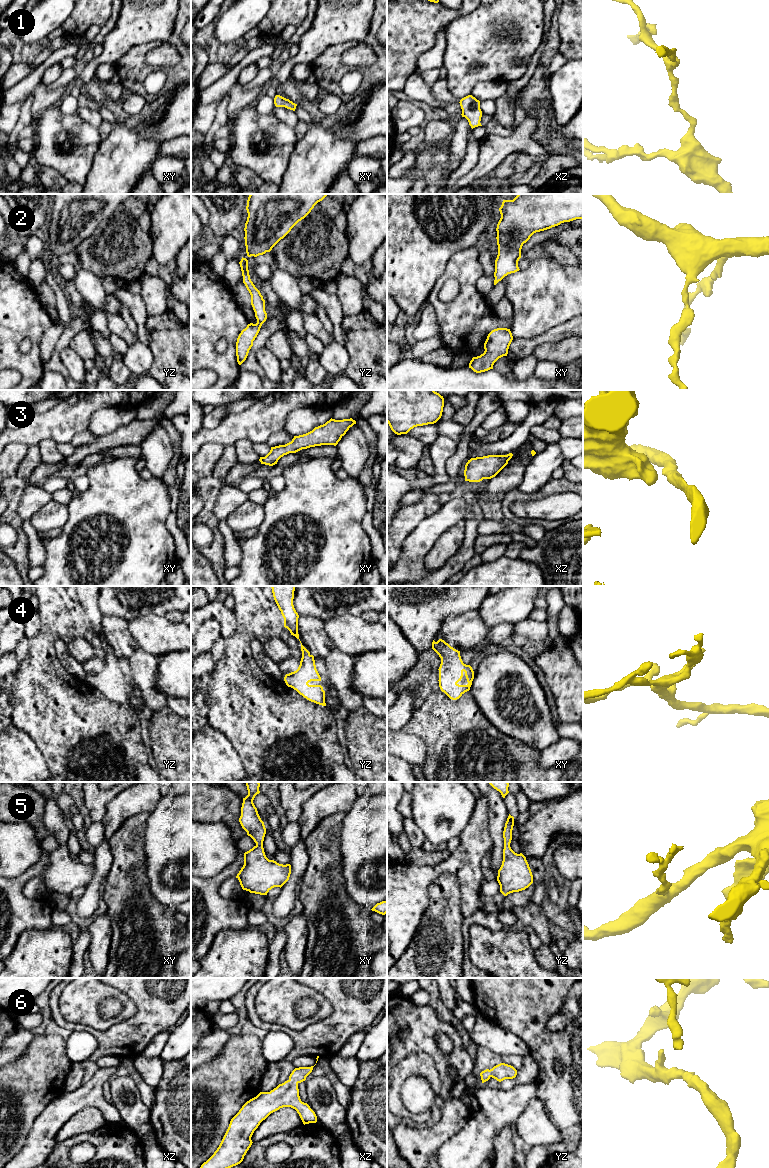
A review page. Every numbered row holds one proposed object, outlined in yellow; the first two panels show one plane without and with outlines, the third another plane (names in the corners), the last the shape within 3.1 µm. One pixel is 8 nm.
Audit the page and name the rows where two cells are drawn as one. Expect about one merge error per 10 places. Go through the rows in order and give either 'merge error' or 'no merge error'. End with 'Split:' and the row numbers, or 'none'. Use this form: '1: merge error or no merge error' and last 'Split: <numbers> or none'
1: no merge error
2: no merge error
3: no merge error
4: no merge error
5: no merge error
6: no merge error
Split: none

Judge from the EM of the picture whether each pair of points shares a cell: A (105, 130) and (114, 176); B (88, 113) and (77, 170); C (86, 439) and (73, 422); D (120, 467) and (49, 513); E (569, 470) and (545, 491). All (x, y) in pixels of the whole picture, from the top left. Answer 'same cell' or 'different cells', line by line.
A: different cells
B: different cells
C: different cells
D: different cells
E: different cells

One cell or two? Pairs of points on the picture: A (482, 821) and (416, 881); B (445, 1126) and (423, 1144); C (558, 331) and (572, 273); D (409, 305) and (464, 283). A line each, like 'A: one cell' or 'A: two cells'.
A: one cell
B: one cell
C: two cells
D: two cells

